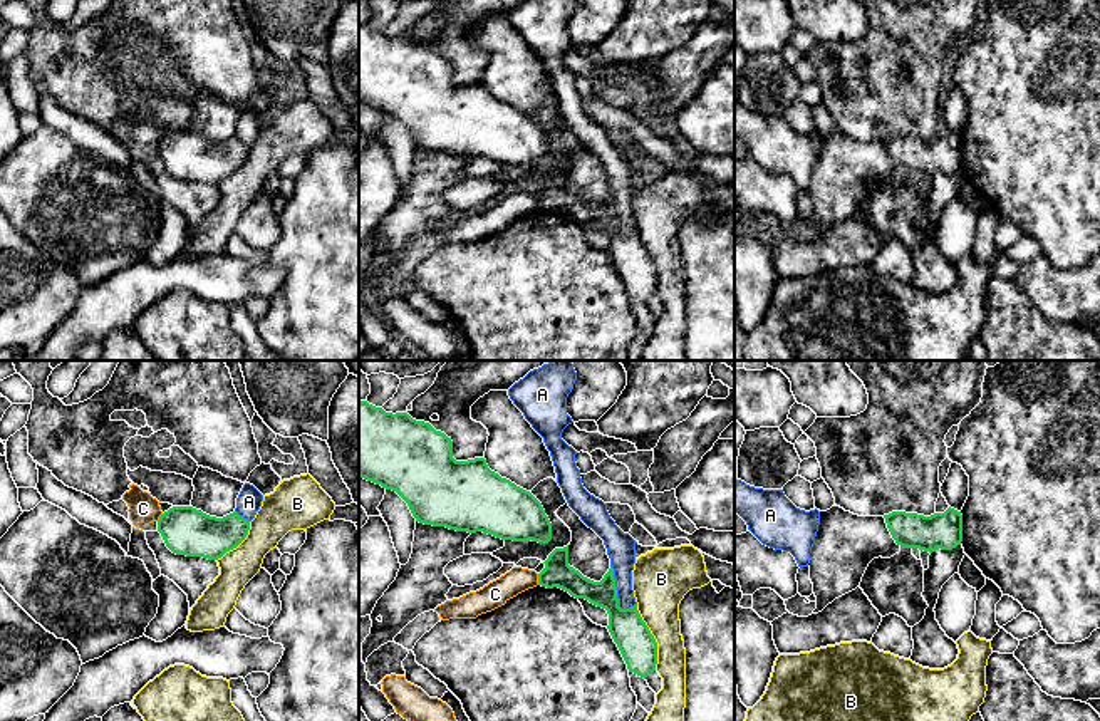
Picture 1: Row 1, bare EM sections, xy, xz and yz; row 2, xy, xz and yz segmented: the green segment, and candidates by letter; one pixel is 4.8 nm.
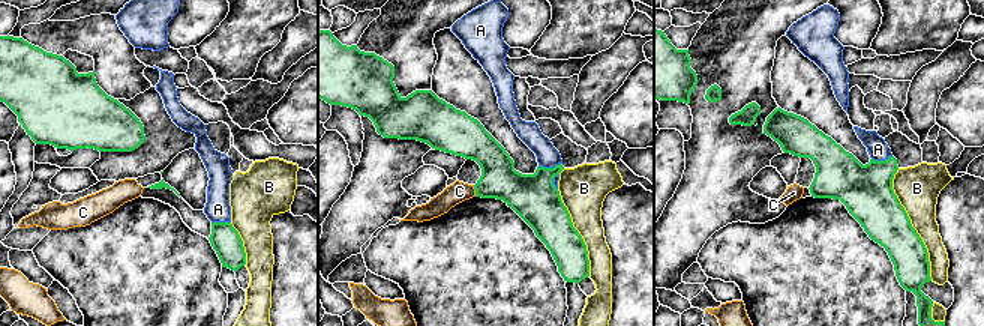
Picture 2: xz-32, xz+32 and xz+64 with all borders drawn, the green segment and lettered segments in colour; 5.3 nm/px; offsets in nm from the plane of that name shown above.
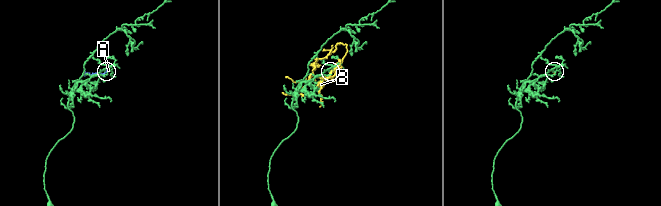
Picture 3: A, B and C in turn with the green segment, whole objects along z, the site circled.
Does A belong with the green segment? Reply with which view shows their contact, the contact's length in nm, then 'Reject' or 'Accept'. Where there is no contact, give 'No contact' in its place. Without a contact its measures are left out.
Touches green in xz. Shared border 240 nm. Reject

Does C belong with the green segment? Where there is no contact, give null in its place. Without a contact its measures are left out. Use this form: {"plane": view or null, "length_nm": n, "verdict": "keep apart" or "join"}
{"plane": "xz", "length_nm": 60, "verdict": "keep apart"}

